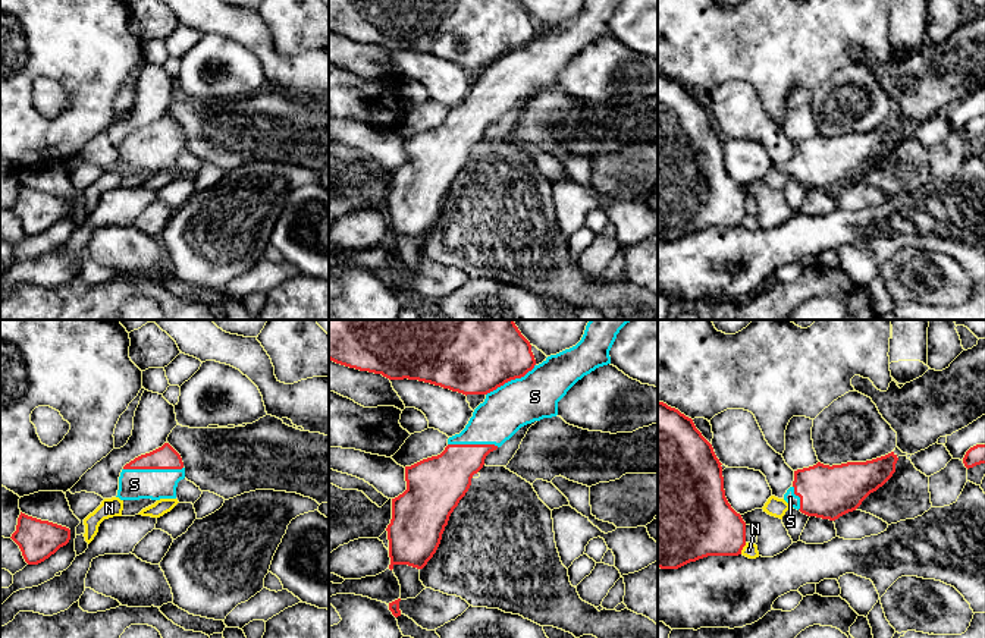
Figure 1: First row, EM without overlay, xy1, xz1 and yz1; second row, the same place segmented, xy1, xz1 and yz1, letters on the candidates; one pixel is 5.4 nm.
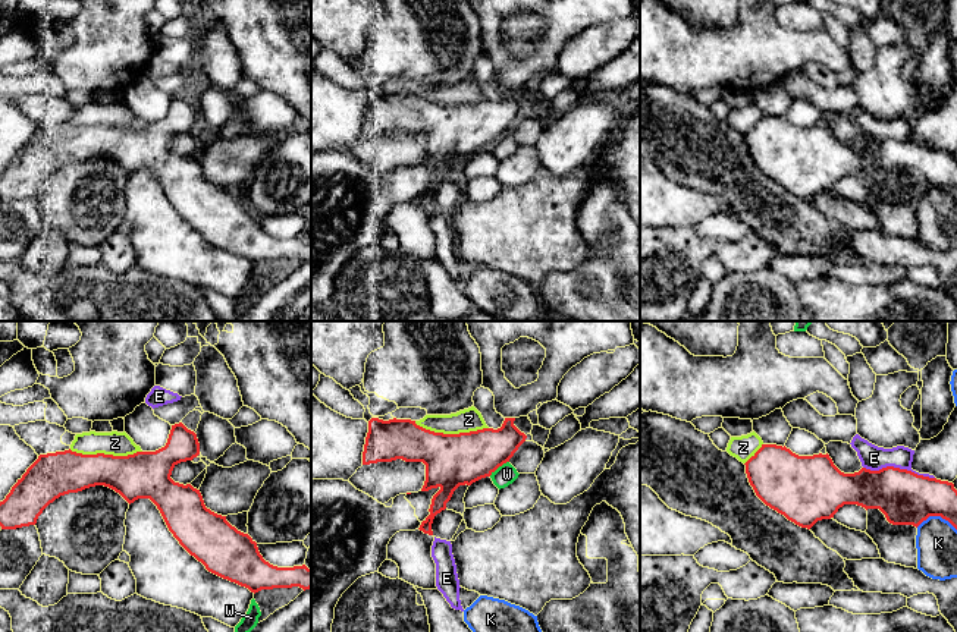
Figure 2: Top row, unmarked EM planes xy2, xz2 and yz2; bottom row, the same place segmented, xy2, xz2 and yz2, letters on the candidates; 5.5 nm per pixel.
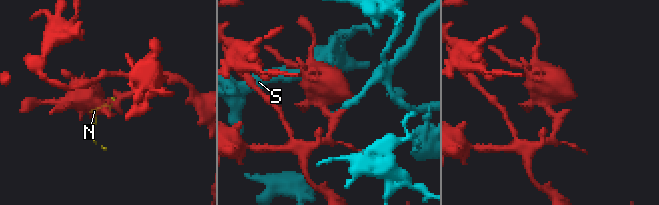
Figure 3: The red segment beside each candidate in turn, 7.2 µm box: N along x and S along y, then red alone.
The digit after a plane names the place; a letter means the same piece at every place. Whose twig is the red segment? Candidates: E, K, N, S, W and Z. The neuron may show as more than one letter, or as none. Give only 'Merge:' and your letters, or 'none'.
Merge: S

